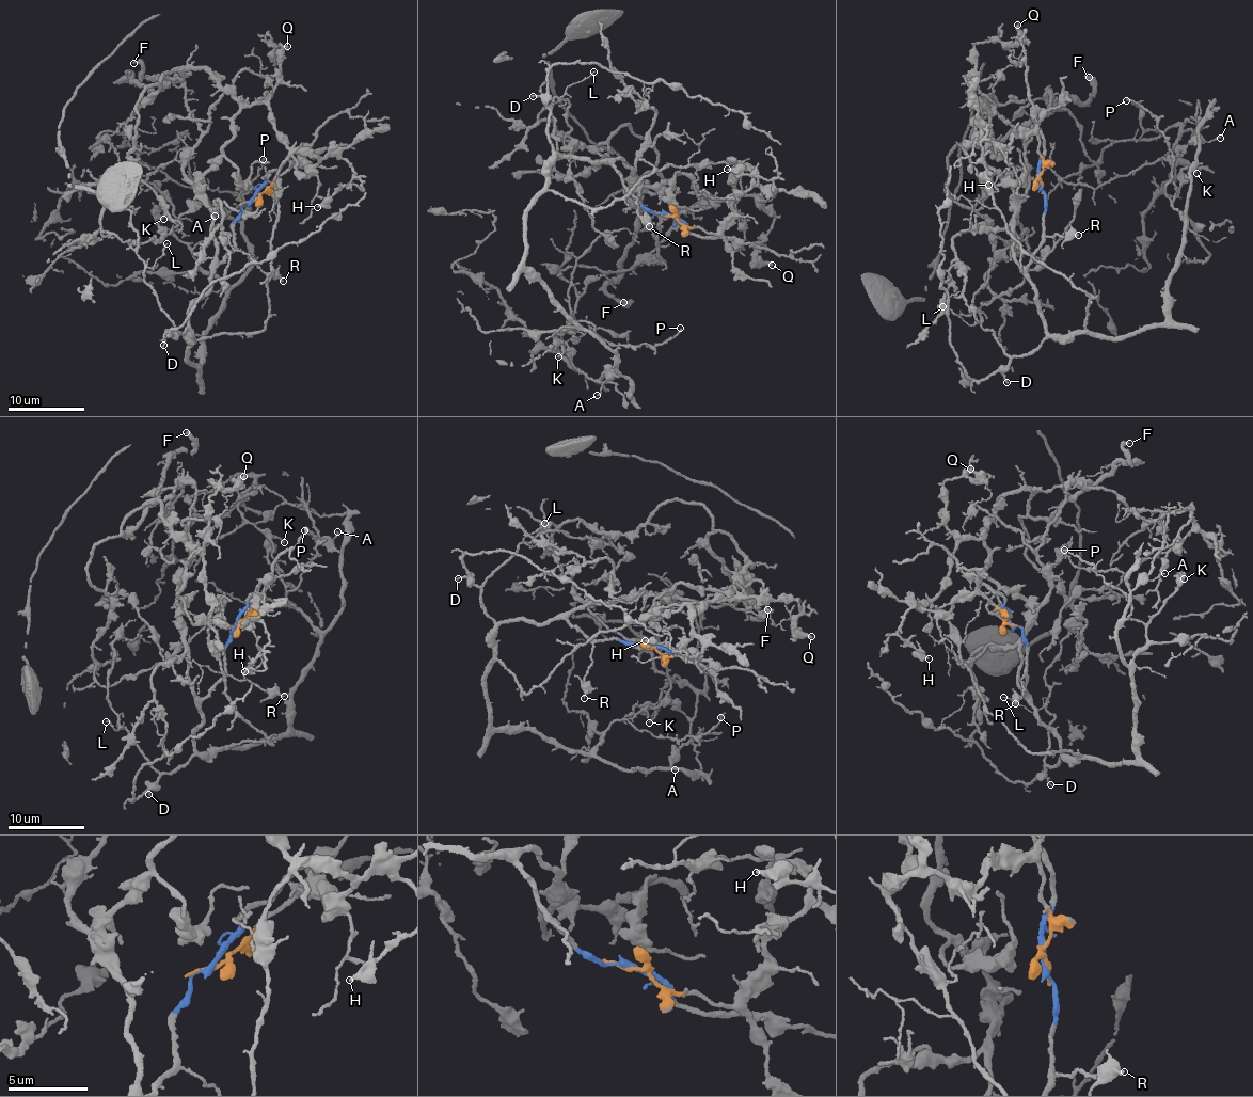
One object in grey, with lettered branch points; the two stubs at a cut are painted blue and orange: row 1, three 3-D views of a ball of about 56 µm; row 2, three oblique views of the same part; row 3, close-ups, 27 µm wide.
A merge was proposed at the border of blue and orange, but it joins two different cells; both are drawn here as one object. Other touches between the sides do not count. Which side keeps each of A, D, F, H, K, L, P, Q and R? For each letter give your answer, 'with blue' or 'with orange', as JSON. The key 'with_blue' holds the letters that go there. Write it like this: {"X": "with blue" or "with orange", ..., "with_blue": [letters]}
{"A": "with blue", "D": "with blue", "F": "with orange", "H": "with orange", "K": "with blue", "L": "with blue", "P": "with blue", "Q": "with orange", "R": "with blue", "with_blue": ["A", "D", "K", "L", "P", "R"]}

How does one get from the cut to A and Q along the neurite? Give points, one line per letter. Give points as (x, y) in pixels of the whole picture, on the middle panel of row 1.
A: (665, 215), (641, 205), (604, 161), (557, 154), (527, 213), (525, 265), (618, 356), (617, 376), (597, 395)
Q: (665, 215), (722, 231), (752, 171), (738, 164), (731, 181), (776, 217), (758, 254), (772, 265)

